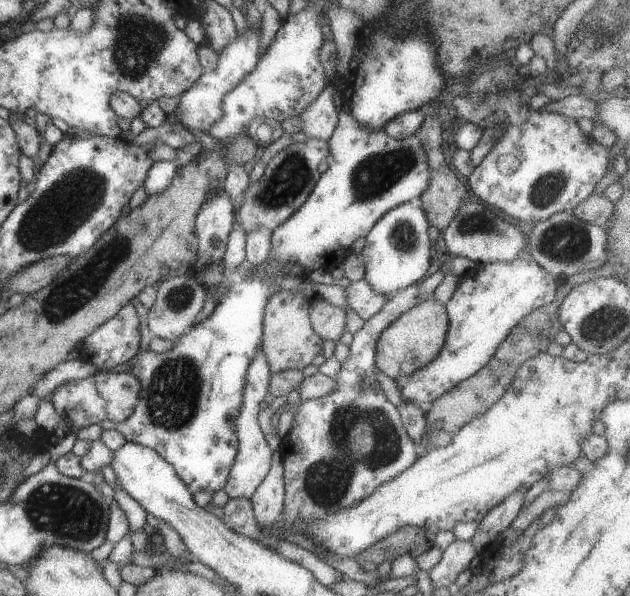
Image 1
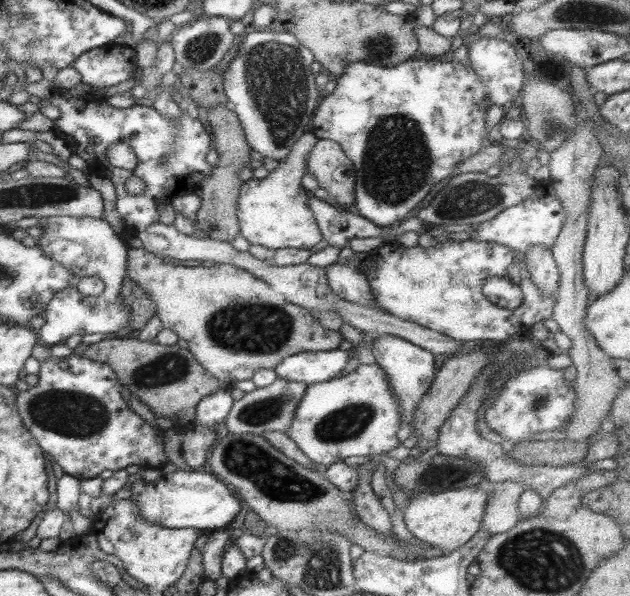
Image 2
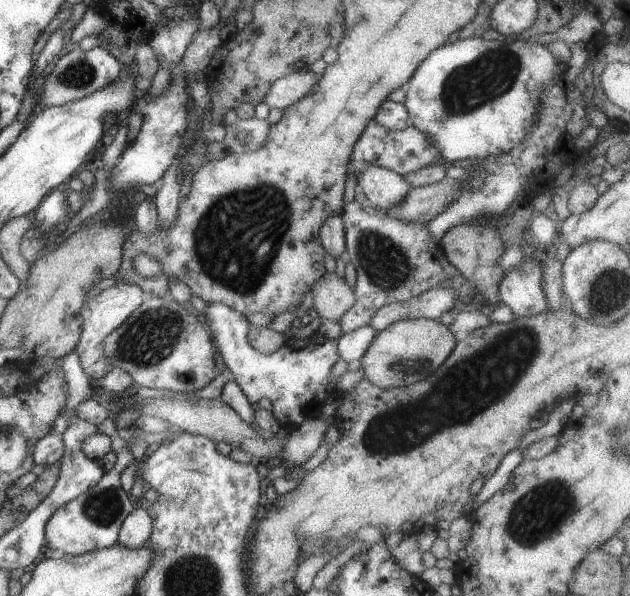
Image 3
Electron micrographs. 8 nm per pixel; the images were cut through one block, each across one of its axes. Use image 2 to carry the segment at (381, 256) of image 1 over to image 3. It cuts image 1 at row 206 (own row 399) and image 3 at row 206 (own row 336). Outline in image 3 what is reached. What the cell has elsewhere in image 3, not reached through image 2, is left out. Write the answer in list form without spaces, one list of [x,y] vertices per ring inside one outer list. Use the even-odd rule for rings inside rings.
[[[366,165],[364,172],[356,180],[358,180],[358,185],[362,188],[366,197],[368,197],[367,204],[377,209],[390,210],[390,208],[394,208],[398,202],[404,200],[406,192],[411,190],[410,184],[402,178],[402,175],[378,166]]]

